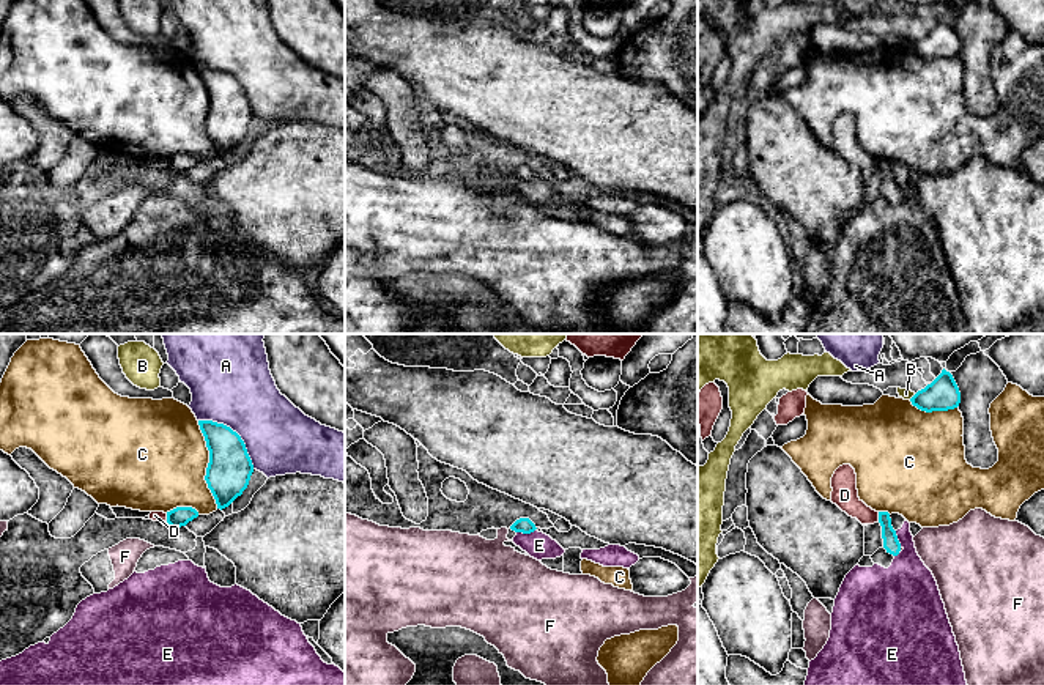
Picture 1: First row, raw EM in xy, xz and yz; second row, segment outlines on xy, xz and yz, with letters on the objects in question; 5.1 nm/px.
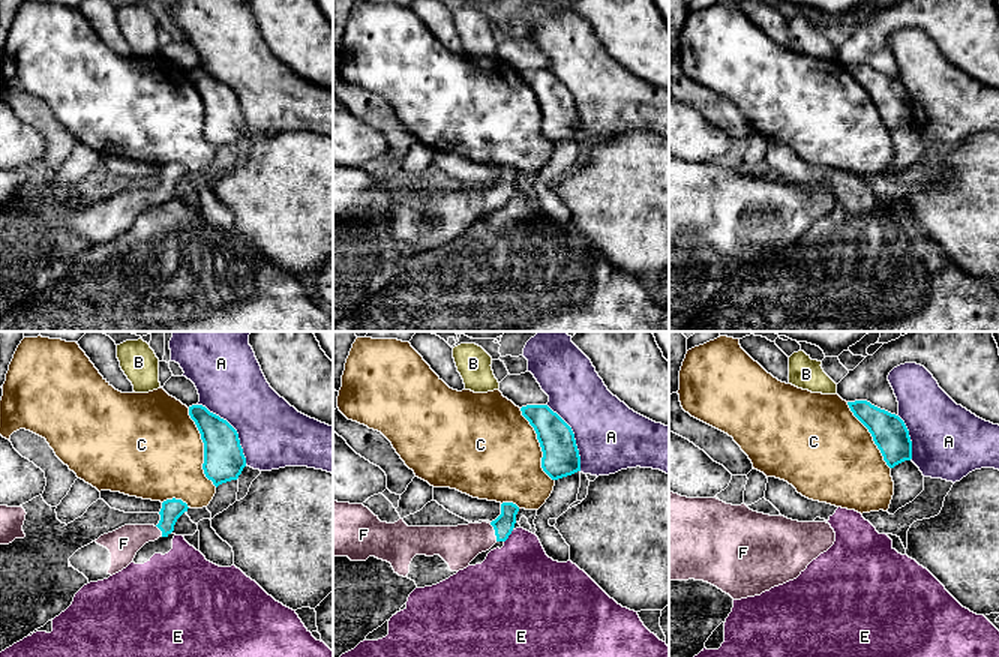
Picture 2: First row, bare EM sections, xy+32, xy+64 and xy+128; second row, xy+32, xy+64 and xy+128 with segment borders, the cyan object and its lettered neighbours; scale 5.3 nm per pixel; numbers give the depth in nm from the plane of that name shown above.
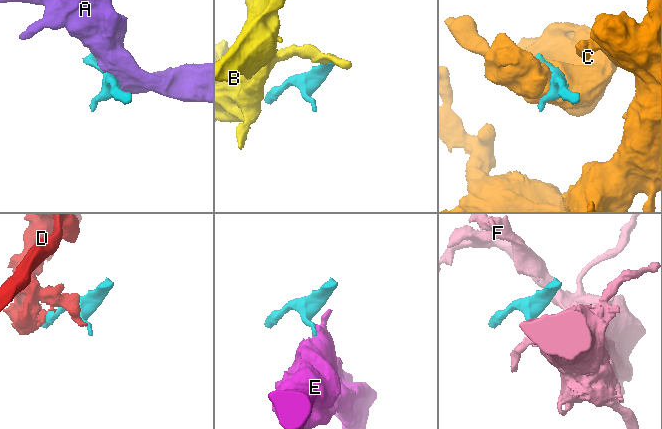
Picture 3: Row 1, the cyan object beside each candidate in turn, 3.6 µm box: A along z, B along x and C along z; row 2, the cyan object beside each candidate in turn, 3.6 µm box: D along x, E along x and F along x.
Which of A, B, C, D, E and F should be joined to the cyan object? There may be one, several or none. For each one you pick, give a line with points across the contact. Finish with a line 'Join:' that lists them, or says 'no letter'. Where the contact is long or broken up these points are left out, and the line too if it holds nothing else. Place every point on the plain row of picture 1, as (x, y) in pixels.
F: across yz (888, 181), (899, 197), (901, 196)
Join: F

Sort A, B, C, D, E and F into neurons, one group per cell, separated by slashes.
A / B / C / D / E / F

